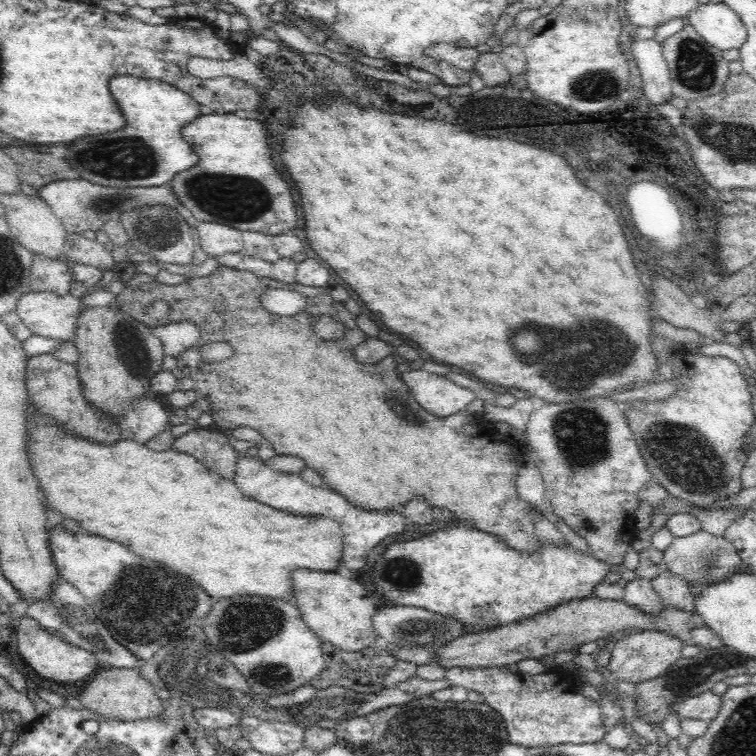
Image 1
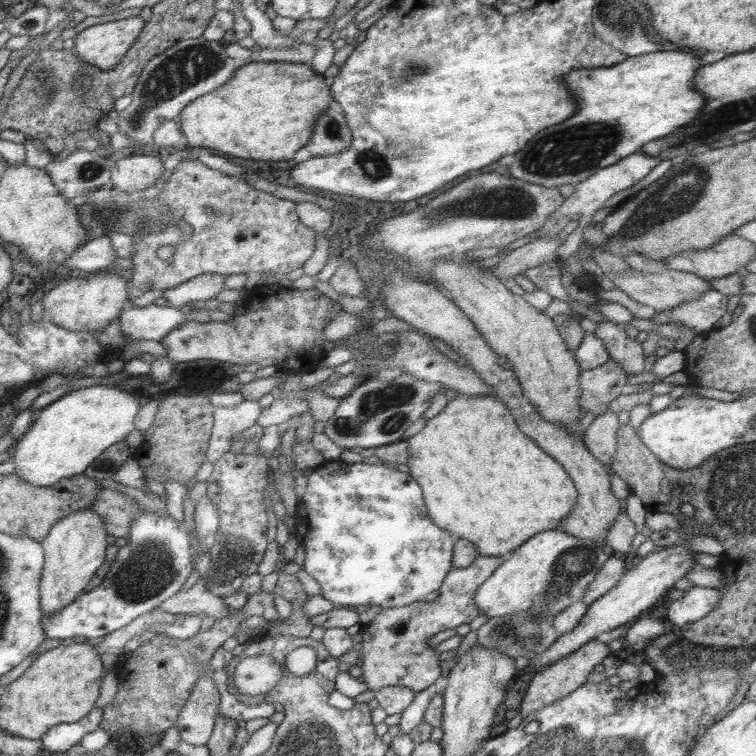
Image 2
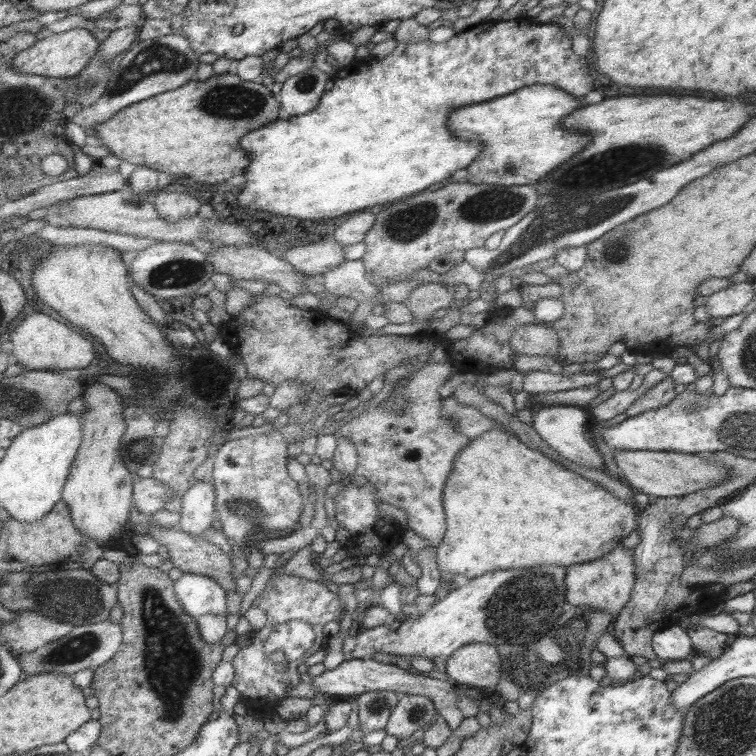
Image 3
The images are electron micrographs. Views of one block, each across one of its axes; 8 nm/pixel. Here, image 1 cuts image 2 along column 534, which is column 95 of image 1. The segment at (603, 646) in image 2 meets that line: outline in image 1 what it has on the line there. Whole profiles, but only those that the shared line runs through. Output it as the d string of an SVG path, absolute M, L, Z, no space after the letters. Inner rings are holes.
M102 666L76 693L81 704L107 718L118 720L140 720L148 716L158 716L162 712L162 699L156 695L157 688L148 680L142 678L140 667L115 668Z

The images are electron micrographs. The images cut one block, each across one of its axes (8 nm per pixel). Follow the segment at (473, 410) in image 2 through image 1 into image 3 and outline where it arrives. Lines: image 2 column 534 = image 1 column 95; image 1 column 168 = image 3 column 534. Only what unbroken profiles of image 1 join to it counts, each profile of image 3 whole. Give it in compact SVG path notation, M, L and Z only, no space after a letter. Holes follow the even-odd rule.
M488 430L477 438L470 439L470 443L457 453L453 461L452 469L442 490L442 502L444 508L444 520L446 530L435 550L435 560L438 571L441 575L462 575L469 579L482 576L485 572L493 570L511 570L511 568L531 568L531 566L571 566L571 564L581 564L581 562L591 562L603 556L609 555L611 549L620 543L621 540L636 529L637 506L631 506L625 499L613 496L601 485L587 480L569 469L563 468L557 462L553 462L549 456L545 456L537 449L525 446L514 434L509 431Z

